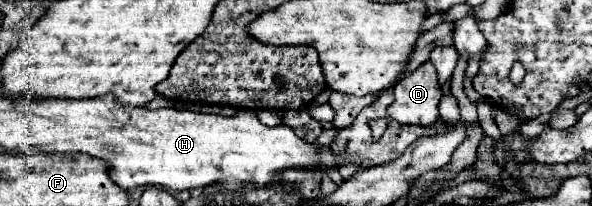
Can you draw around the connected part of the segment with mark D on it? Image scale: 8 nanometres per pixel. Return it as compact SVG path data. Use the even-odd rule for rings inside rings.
M425 62L415 72L403 76L393 86L393 96L395 102L389 108L393 120L419 126L433 124L439 118L439 100L443 96L435 66Z

